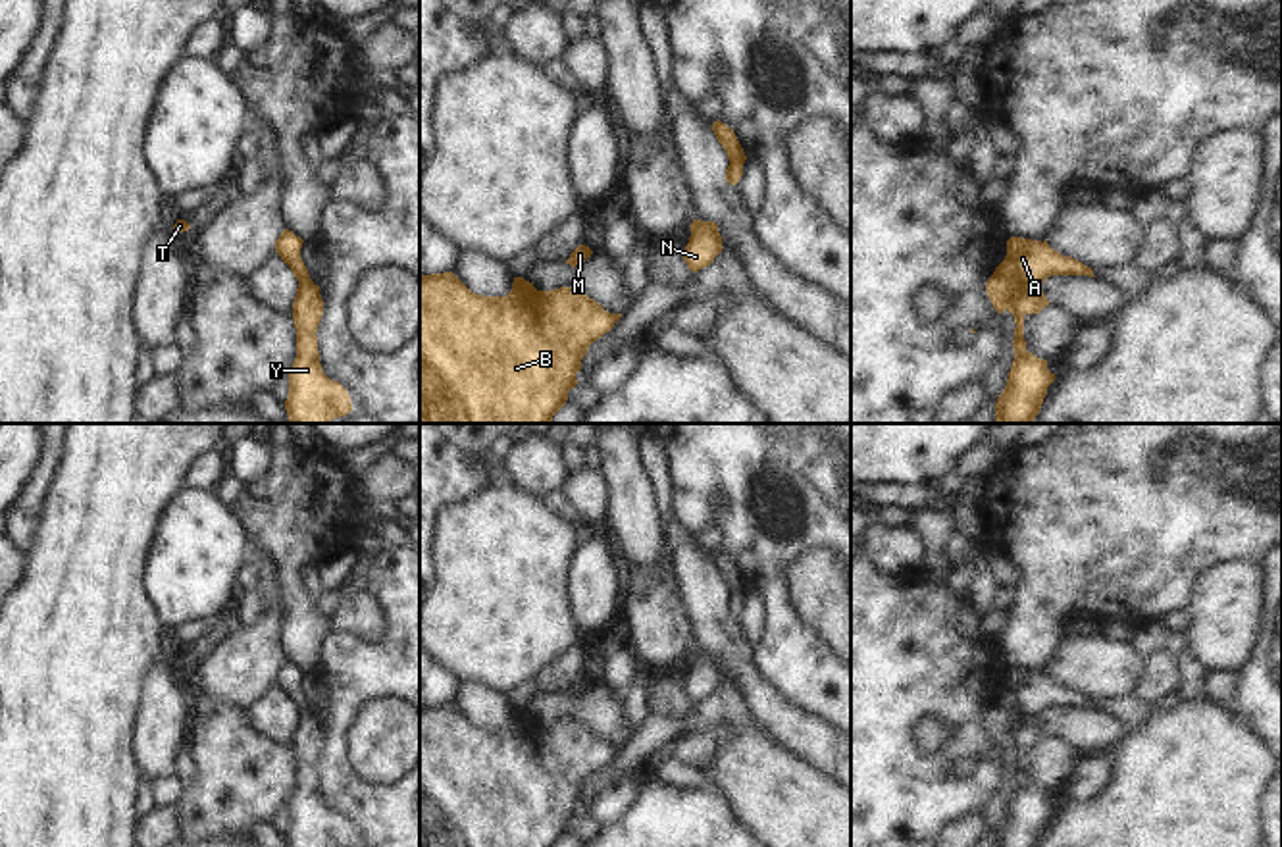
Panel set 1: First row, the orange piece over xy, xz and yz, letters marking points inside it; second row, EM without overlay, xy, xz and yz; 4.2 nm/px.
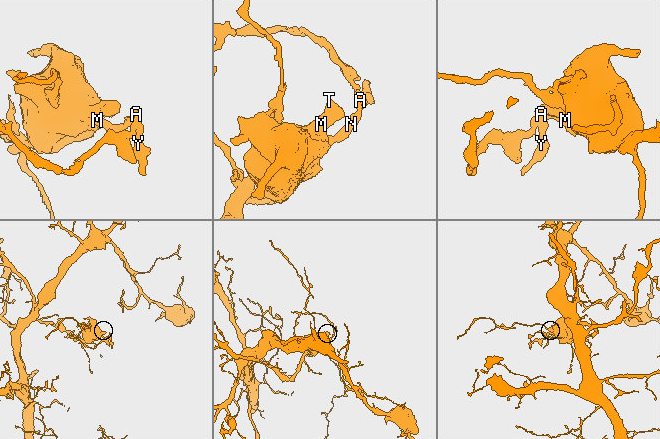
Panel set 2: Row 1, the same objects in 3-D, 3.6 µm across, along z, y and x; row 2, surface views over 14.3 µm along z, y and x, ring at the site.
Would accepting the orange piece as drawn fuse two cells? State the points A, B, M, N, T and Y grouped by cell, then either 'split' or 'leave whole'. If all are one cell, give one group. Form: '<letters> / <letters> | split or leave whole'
A B M N T Y | leave whole

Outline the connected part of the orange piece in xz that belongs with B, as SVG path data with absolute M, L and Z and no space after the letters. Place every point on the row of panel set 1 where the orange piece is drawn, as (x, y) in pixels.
M452 271L420 273L420 424L552 424L589 345L620 318L576 287L537 291L514 277L506 296L483 296Z

